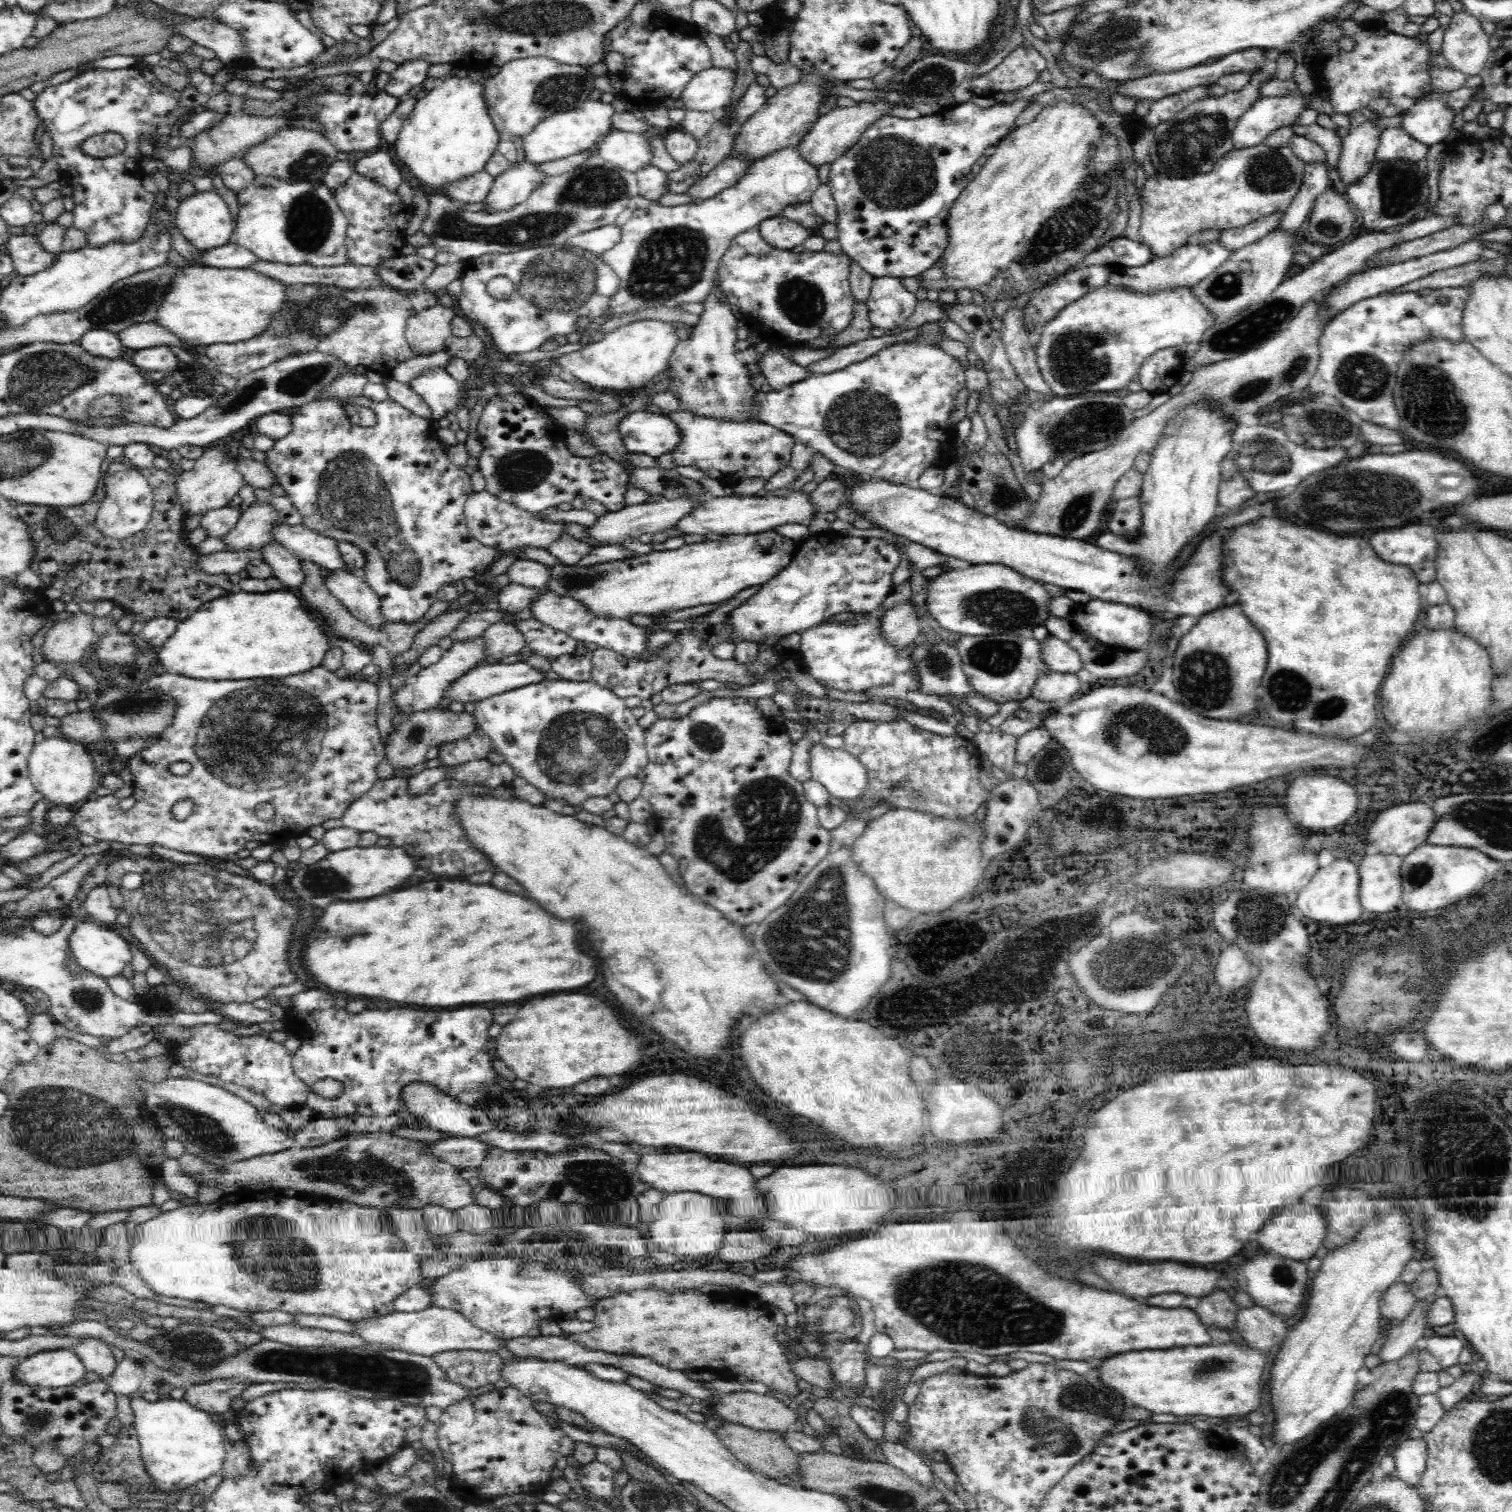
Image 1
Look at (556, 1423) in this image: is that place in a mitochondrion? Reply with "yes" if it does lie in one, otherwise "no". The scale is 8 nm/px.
no

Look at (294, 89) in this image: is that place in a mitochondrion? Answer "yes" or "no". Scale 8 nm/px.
no

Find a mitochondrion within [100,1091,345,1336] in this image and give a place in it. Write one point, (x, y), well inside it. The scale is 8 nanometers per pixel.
(284, 1264)

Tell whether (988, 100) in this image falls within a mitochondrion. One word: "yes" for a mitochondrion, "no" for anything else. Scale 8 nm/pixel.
no

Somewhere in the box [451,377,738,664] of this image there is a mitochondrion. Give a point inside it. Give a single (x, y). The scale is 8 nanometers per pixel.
(522, 474)

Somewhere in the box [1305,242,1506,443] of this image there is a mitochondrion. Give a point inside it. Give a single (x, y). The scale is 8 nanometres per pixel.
(1362, 376)

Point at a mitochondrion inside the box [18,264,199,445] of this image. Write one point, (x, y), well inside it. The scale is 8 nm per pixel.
(126, 302)

